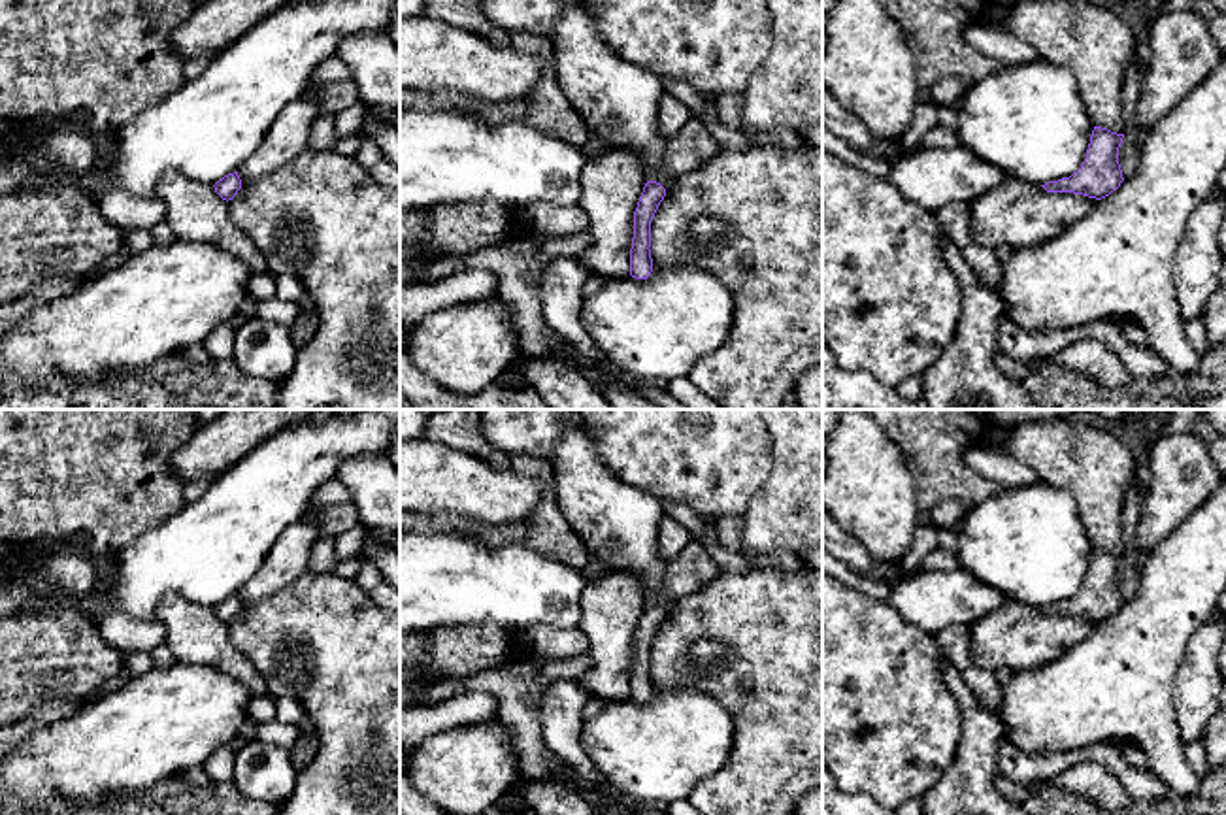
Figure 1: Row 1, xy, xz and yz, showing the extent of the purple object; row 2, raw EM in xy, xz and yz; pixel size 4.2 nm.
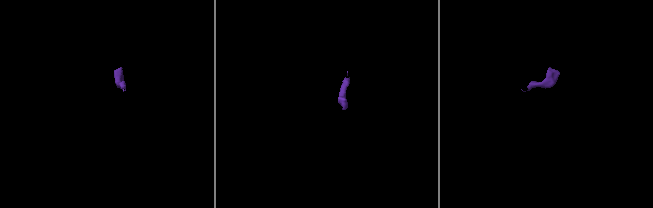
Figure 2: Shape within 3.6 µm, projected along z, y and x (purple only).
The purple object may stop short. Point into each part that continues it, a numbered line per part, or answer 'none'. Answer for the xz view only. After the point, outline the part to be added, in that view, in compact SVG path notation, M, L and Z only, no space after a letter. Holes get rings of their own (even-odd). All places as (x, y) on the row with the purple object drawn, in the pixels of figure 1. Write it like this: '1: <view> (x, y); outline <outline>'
1: xz (693, 146); outline M690 119L664 147L662 168L656 183L664 187L668 179L677 179L692 172L719 153L719 143L698 119Z

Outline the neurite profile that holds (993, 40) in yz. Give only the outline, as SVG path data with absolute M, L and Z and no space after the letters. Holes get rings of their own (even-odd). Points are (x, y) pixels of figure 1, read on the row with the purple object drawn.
M977 23L966 28L966 40L985 57L1002 66L1035 62L1039 57L1030 43L996 23Z

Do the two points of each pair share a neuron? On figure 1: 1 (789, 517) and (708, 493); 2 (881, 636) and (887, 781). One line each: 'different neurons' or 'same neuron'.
1: different neurons
2: same neuron

